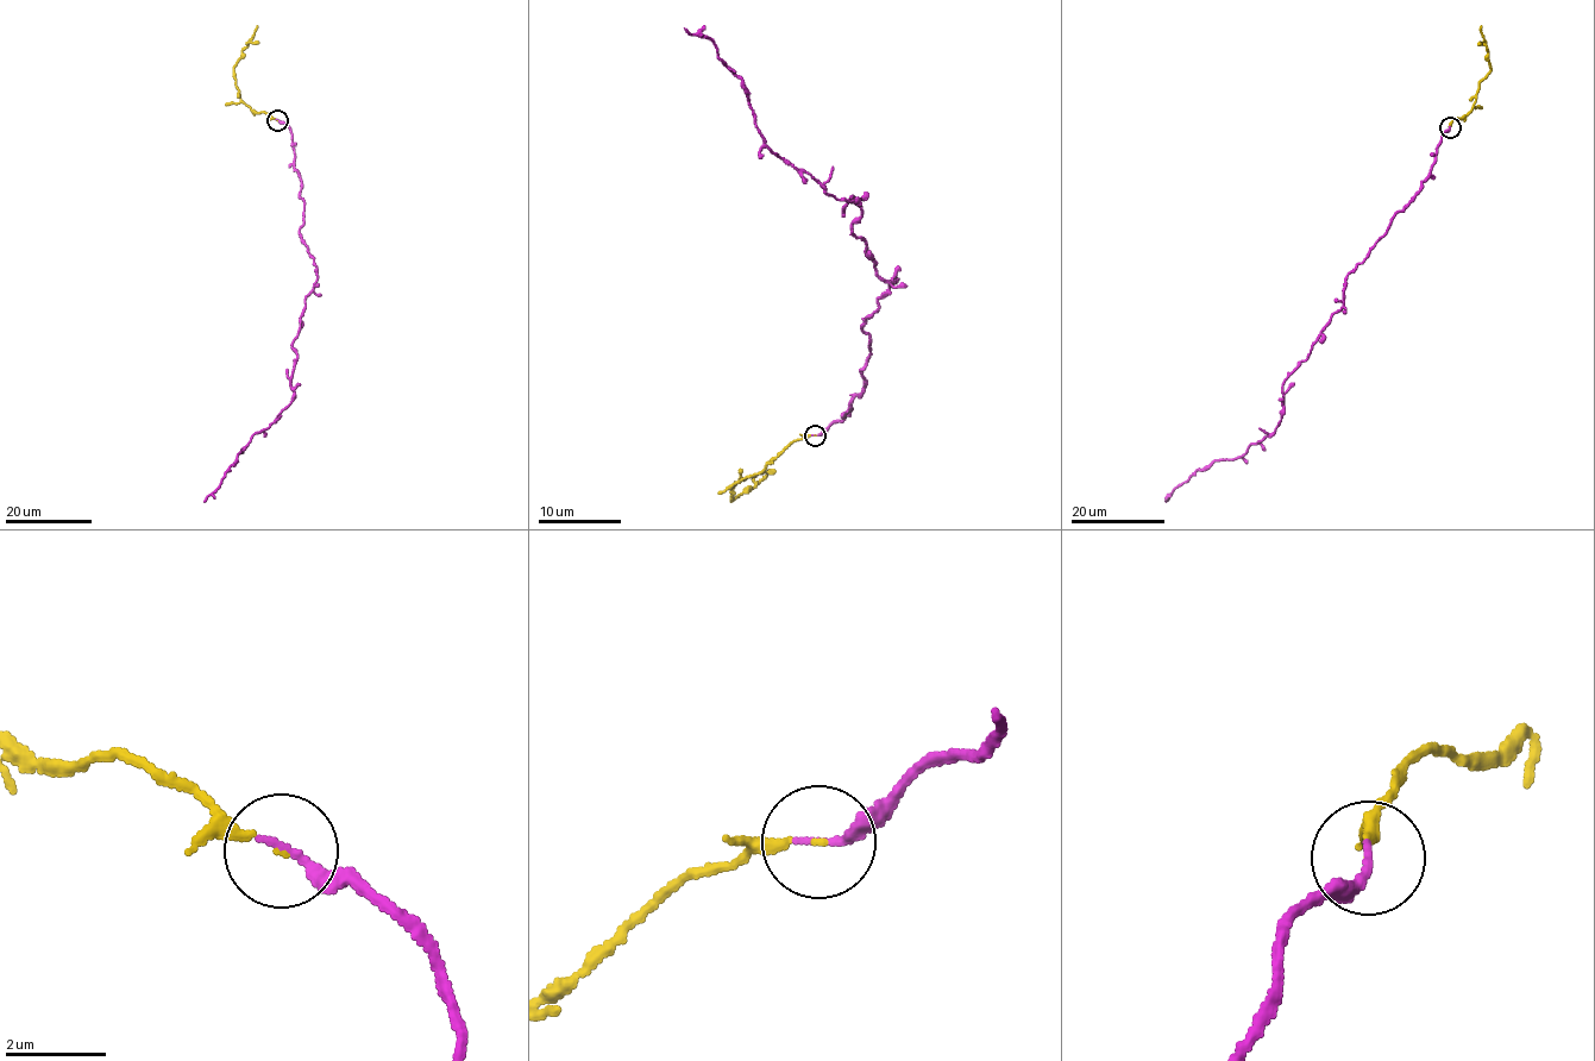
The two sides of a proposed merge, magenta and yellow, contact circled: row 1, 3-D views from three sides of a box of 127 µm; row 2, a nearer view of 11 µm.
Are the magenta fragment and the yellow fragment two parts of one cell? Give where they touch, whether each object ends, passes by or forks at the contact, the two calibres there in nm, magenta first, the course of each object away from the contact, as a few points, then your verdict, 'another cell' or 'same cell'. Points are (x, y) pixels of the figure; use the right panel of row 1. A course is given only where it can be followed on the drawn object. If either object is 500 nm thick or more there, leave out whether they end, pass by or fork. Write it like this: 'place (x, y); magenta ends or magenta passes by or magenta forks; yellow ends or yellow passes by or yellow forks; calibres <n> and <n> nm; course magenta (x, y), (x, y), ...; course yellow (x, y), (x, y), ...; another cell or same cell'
place (1450, 127); magenta ends; yellow ends; calibres 190 and 110 nm; course magenta (1449, 127), (1420, 190), (1345, 280), (1344, 305), (1283, 383), (1275, 431), (1241, 457), (1199, 469), (1165, 501); course yellow (1449, 127), (1455, 118), (1464, 118), (1475, 102), (1479, 82), (1490, 69), (1480, 26); same cell

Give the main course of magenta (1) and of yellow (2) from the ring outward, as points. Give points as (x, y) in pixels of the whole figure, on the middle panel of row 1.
1: (815, 434), (861, 394), (862, 324), (897, 280), (852, 234), (854, 196), (766, 144), (745, 83), (684, 29)
2: (815, 434), (807, 434), (790, 444), (771, 462), (735, 482), (732, 500), (752, 489), (771, 469)

